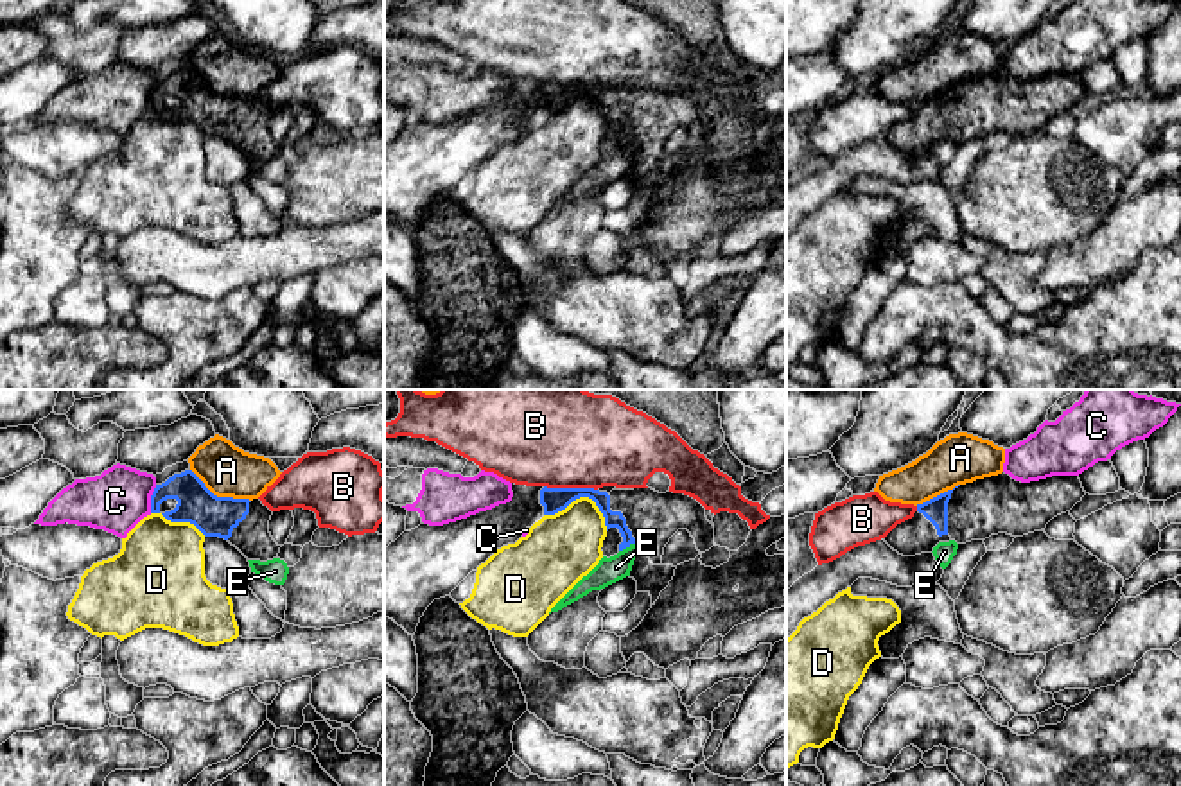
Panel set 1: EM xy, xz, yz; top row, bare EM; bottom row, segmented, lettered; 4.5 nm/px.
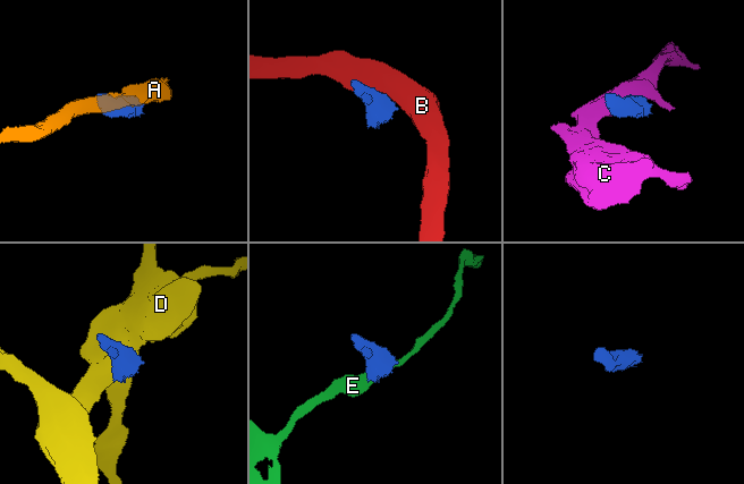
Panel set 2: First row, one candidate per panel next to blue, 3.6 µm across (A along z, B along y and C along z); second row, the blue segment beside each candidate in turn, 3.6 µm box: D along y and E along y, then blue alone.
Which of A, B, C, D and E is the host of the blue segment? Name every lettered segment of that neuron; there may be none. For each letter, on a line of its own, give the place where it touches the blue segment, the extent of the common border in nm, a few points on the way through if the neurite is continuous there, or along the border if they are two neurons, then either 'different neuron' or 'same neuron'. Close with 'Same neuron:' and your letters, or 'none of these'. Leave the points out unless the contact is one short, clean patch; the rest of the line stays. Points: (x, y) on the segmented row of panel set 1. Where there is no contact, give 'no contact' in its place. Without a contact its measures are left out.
A: meets blue in xy at (219, 497); contact 300 nm long; different neuron
B: meets blue in xz at (571, 489); contact 240 nm long; different neuron
C: meets blue in xy at (151, 499); contact 130 nm long; different neuron
D: meets blue in xz at (584, 496); contact 300 nm long; border along xz (544, 515), (589, 497), (607, 530); different neuron
E: meets blue in xz at (629, 544); contact 90 nm long; border along xz (638, 544), (629, 544), (620, 551); different neuron
Same neuron: none of these

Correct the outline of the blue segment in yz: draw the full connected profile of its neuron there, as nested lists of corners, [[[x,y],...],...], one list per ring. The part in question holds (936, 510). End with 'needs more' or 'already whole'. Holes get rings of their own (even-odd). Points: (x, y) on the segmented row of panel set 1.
[[[998,476],[958,485],[923,504],[883,540],[903,556],[932,553],[939,542],[966,544],[1007,533],[1023,537],[1070,511],[1086,495],[1079,476],[1021,483]]]; needs more

